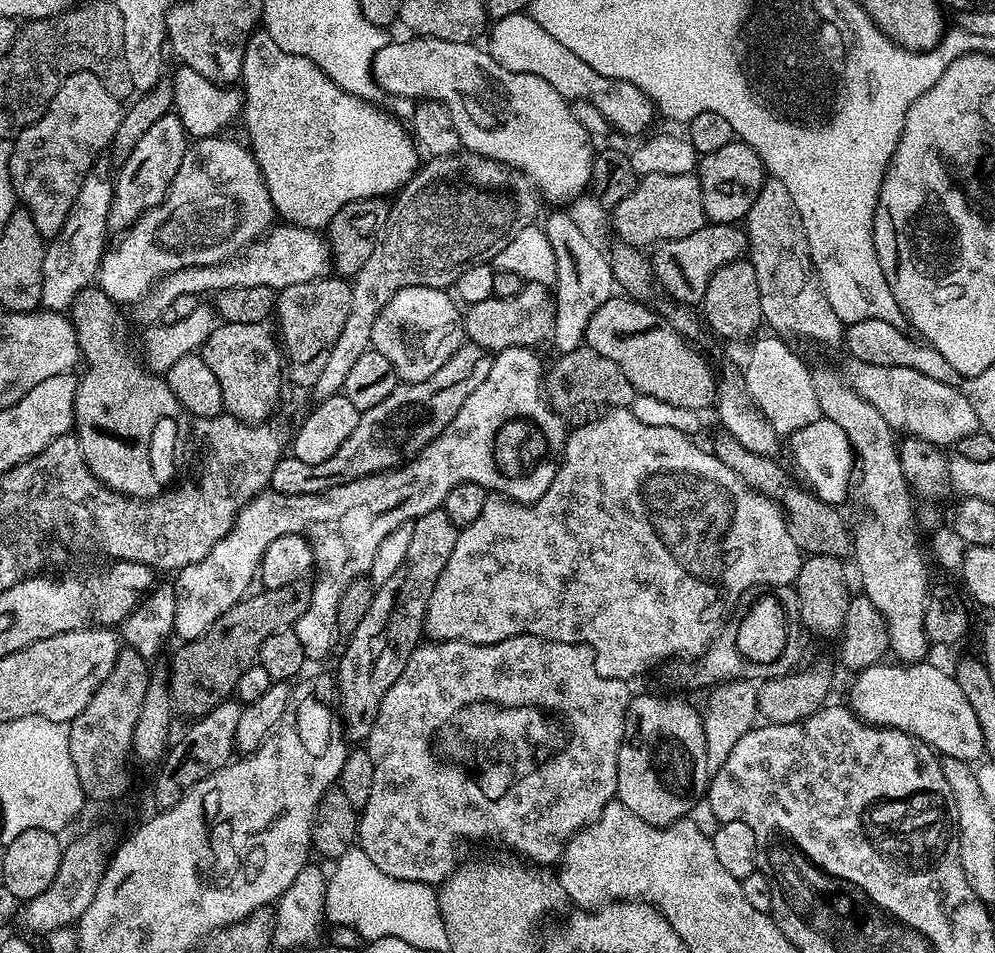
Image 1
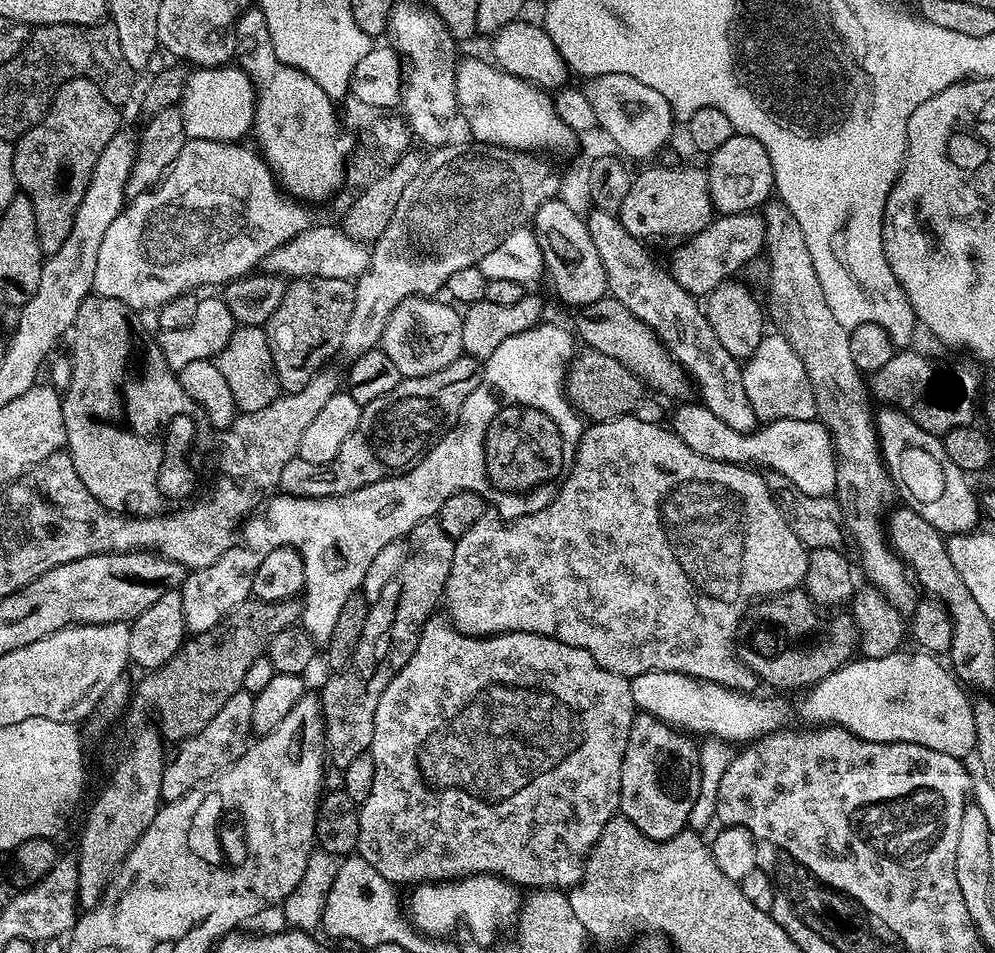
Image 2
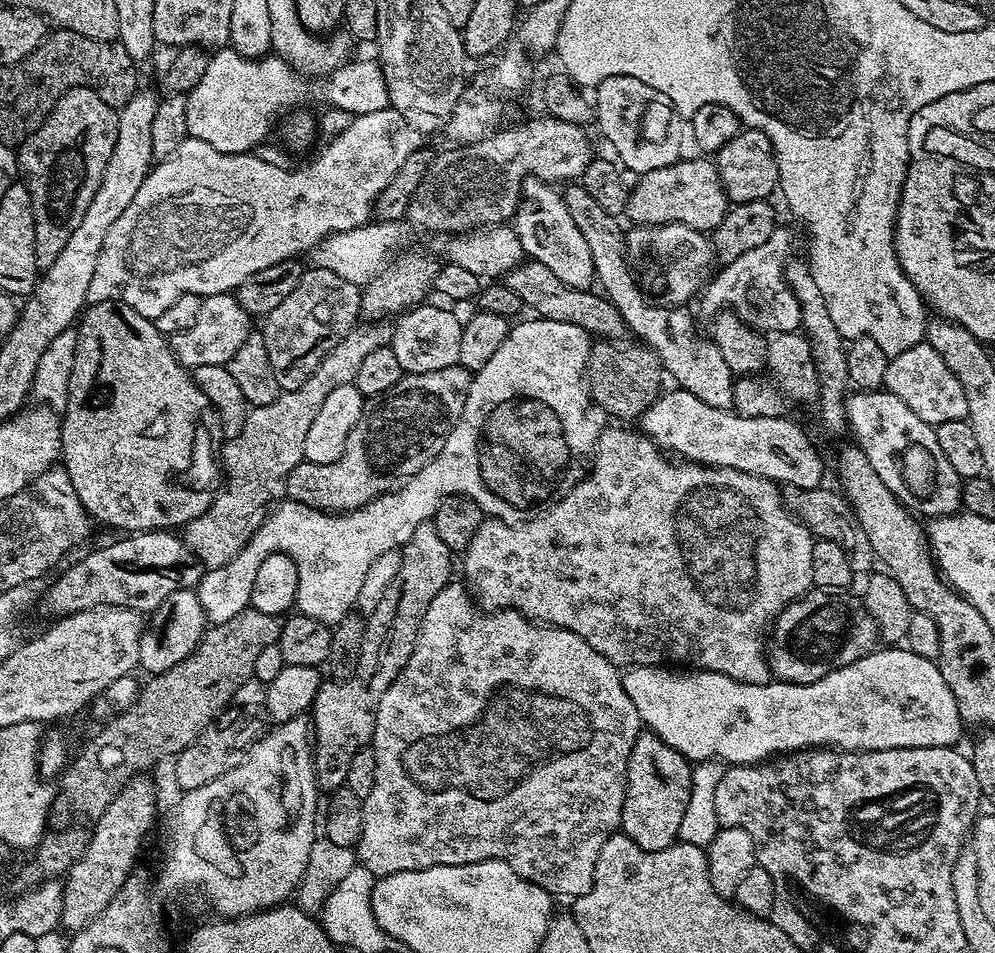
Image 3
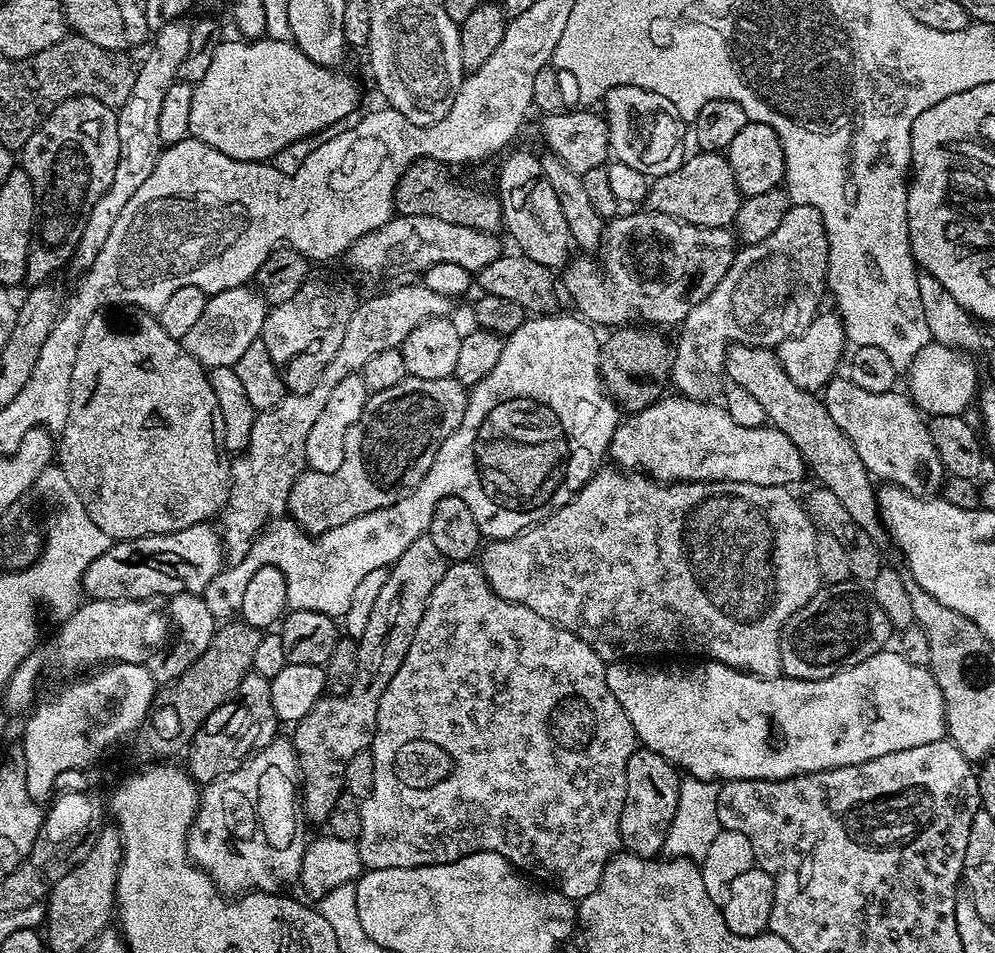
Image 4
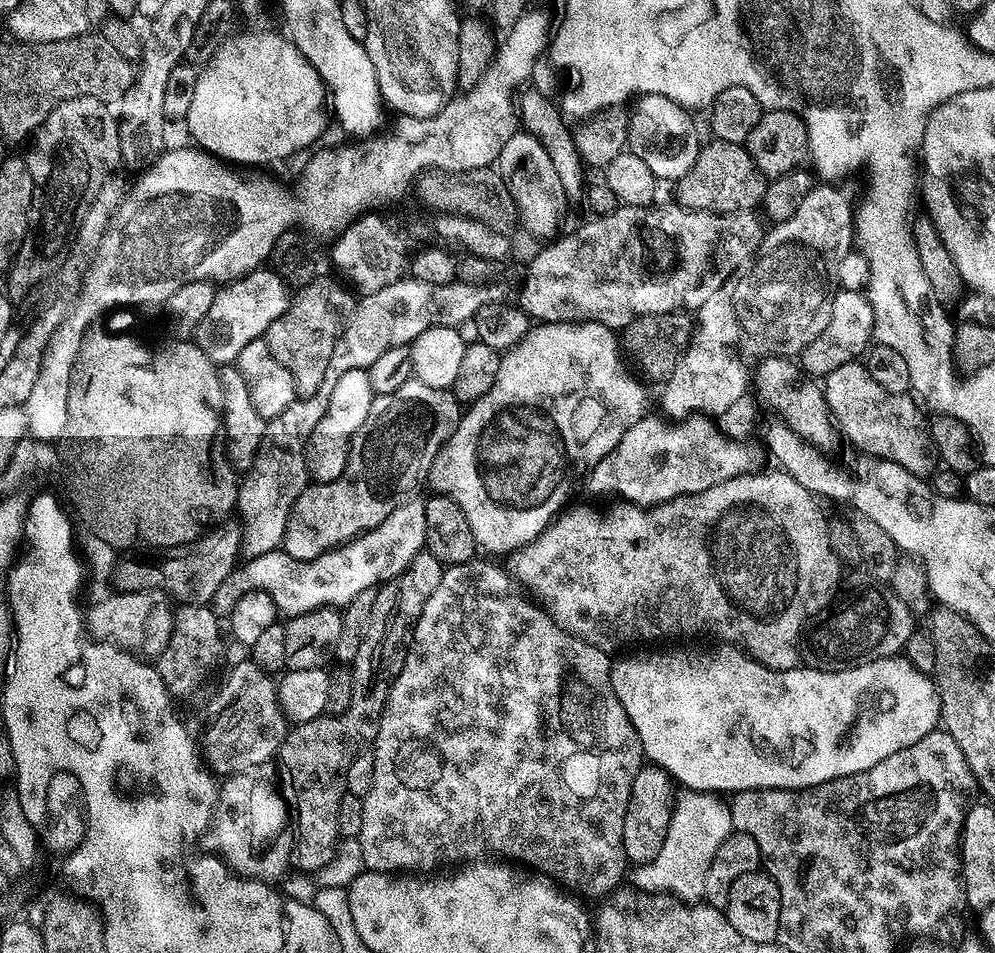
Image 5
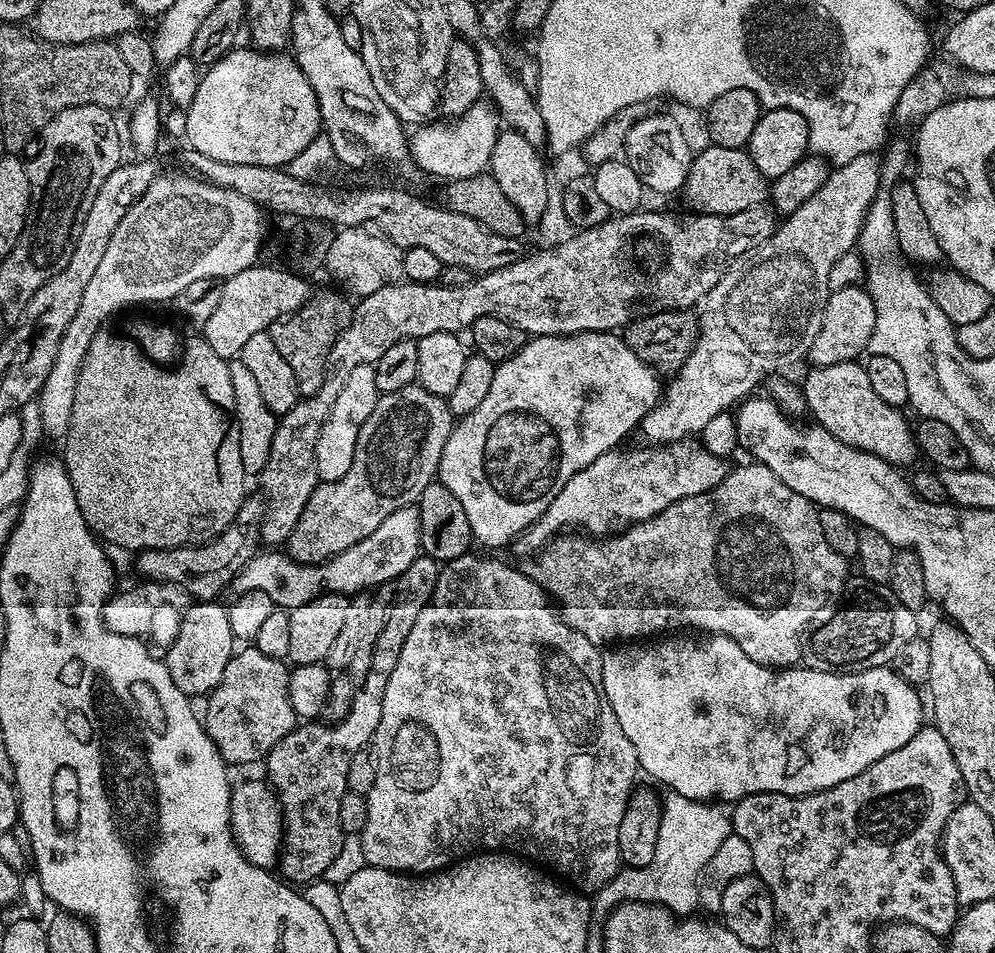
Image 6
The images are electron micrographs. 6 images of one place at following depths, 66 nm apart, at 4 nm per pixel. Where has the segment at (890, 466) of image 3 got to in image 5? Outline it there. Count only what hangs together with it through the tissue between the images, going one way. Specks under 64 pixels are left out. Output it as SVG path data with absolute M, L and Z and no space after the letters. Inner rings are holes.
M860 362L838 366L838 370L823 377L822 391L843 439L845 436L858 451L864 452L860 454L877 460L893 460L910 474L921 478L931 477L937 471L938 460L928 437L926 416L916 409L917 401L911 395L882 390L869 379Z

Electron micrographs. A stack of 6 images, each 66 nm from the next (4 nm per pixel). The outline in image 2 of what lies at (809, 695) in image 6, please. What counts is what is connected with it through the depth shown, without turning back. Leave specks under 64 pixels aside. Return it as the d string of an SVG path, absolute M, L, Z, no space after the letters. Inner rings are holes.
M897 650L885 657L863 657L853 658L847 664L843 664L839 670L832 672L824 680L819 680L818 683L812 685L810 691L800 700L800 716L805 725L808 726L839 726L845 728L850 734L854 734L858 738L862 738L868 742L910 742L918 746L926 746L930 750L938 750L942 754L950 754L951 756L959 756L968 758L973 755L975 746L975 728L974 714L972 713L973 701L970 699L969 693L965 691L959 680L947 667L944 668L939 664L935 655L921 652L919 650L911 650L912 652L904 652L905 650ZM647 672L631 677L630 683L639 711L649 712L663 724L700 738L727 740L733 746L743 746L771 732L781 731L785 723L784 708L776 700L763 700L760 694L735 692L732 688L681 672Z

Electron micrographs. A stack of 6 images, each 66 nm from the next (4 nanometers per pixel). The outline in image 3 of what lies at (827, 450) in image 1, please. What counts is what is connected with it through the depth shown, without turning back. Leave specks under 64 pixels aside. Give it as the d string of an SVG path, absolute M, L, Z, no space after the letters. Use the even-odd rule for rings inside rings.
M673 387L673 392L665 391L656 399L650 407L646 409L645 412L640 416L638 421L639 427L642 429L644 435L649 436L655 447L663 450L665 453L671 454L673 457L679 458L684 462L691 462L693 464L705 464L708 467L713 468L726 468L726 469L736 469L742 473L754 474L758 477L766 477L767 480L771 480L775 484L779 484L787 487L794 487L798 489L814 489L821 485L822 480L820 480L823 472L824 466L822 464L822 458L819 452L814 448L813 442L808 438L805 430L796 422L790 420L788 416L742 416L740 413L735 411L718 408L714 406L706 406L706 403L702 402L701 399L696 398L694 394L688 393L682 387Z

